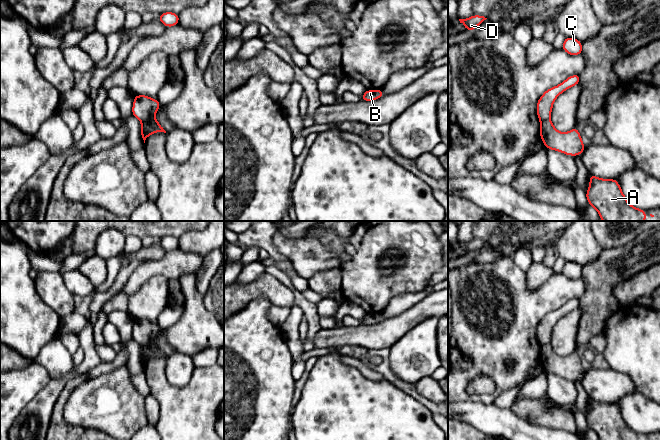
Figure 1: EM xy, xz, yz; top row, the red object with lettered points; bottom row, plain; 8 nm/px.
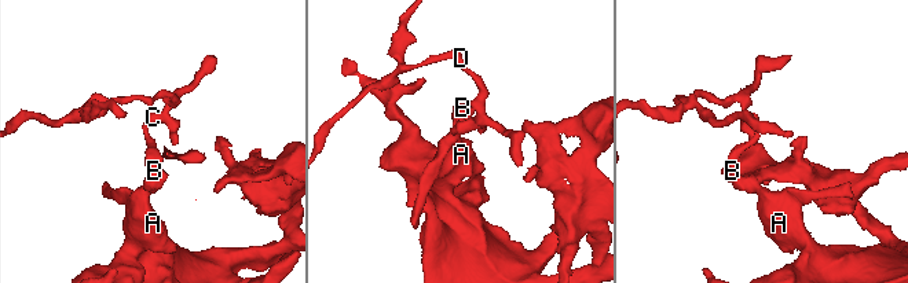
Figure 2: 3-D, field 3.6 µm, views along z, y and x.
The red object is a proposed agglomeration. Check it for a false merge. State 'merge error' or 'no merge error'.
merge error

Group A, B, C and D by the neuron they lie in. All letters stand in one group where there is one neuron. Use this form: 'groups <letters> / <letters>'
groups A B / C D

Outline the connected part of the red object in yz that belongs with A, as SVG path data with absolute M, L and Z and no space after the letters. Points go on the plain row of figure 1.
M590 399L589 405L586 422L599 440L646 440L645 434L628 427L617 404Z

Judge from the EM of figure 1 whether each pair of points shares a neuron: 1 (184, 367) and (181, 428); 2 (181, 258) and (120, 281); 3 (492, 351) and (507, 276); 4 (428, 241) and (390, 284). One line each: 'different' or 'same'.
1: different
2: different
3: same
4: same

